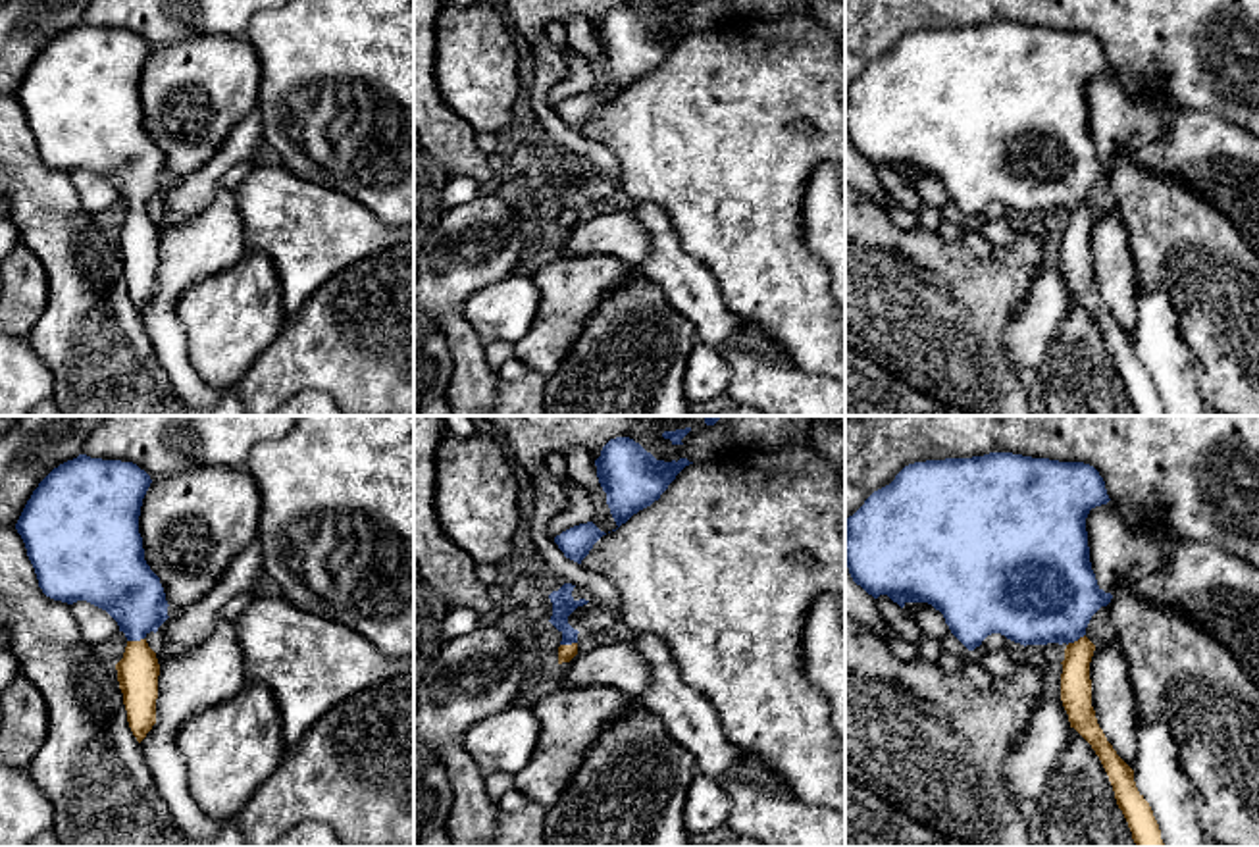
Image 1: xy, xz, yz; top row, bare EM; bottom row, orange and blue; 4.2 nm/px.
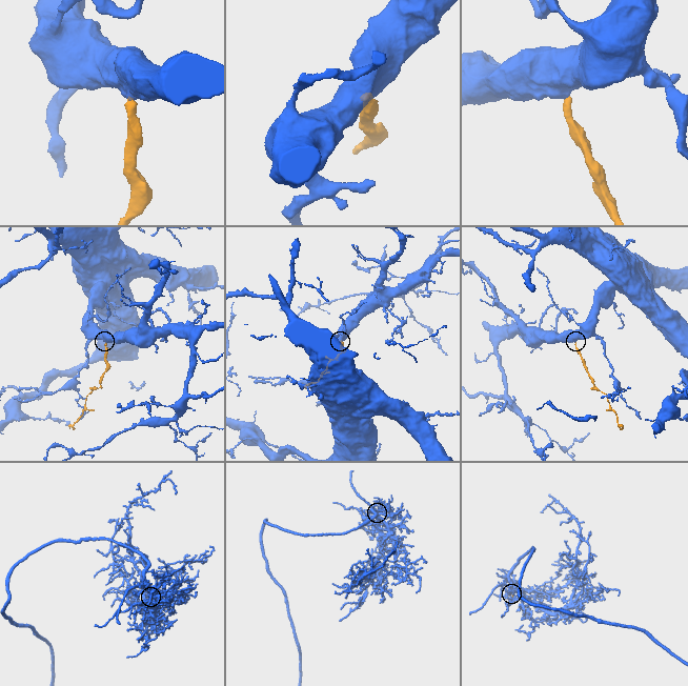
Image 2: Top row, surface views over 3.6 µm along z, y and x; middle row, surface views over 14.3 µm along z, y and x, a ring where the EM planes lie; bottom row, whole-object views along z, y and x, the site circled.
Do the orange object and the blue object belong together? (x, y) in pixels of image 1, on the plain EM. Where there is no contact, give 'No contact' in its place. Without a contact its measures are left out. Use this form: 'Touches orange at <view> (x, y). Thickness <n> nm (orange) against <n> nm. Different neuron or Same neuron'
Touches orange at yz (1075, 210). Thickness 130 nm (orange) against 440 nm. Same neuron

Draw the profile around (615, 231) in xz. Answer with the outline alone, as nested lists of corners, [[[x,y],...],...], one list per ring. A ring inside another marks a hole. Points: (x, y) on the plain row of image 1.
[[[612,202],[570,229],[562,256],[612,256],[639,270],[649,256],[649,235],[633,212]]]

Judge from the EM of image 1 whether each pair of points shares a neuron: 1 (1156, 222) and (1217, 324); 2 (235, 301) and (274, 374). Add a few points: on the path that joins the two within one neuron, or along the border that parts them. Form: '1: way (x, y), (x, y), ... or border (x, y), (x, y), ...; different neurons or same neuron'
1: way (1181, 247), (1217, 283), (1217, 299); same neuron
2: border (285, 322), (280, 335), (233, 385); different neurons

